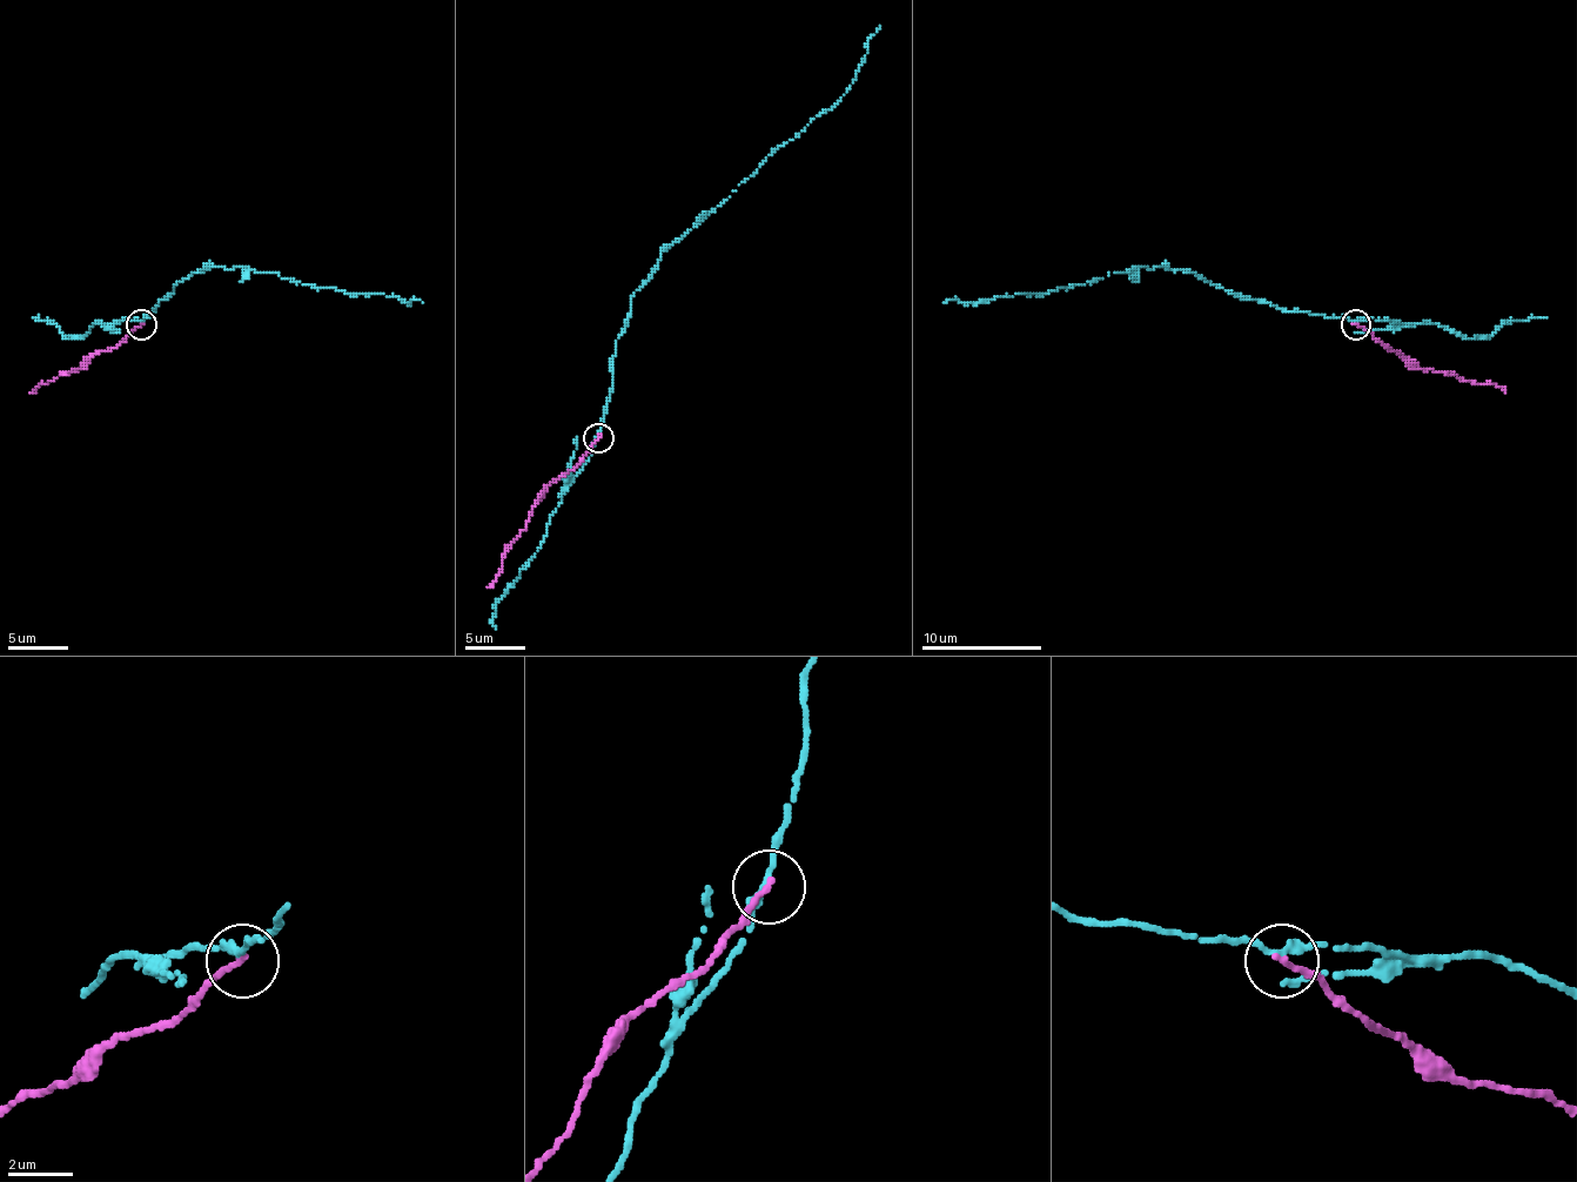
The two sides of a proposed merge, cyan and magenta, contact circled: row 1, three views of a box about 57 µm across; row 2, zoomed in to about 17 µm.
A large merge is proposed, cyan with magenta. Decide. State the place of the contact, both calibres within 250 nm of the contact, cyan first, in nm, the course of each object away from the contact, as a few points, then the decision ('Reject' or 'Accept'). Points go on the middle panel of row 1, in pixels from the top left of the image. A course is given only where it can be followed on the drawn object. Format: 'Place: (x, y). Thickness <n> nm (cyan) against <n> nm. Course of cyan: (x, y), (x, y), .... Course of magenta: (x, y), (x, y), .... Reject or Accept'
Place: (598, 437). Thickness 240 nm (cyan) against 220 nm. Course of cyan: (598, 437), (612, 389), (616, 341), (633, 293), (649, 277), (661, 254), (847, 92), (880, 26). Course of magenta: (598, 437), (538, 499), (519, 536), (511, 545), (502, 572), (487, 586). Reject

